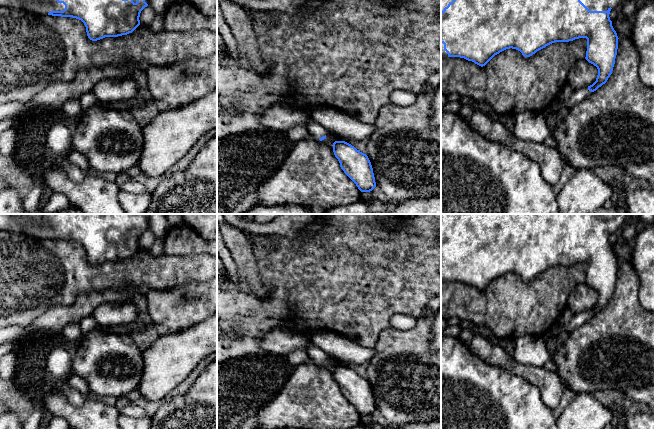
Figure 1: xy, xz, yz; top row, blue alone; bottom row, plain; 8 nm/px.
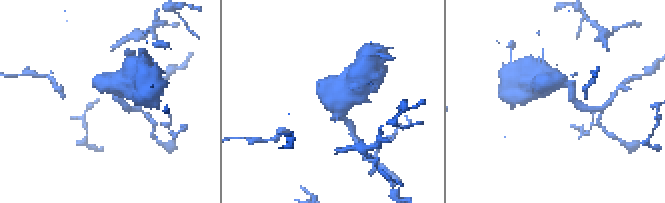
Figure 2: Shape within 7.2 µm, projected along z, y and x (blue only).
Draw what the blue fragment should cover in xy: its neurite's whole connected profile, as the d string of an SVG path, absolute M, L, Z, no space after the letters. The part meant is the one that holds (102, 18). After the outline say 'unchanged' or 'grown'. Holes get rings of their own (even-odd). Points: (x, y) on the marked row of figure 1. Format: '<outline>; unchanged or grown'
M0 0L0 6L81 20L92 41L132 33L148 0Z; grown

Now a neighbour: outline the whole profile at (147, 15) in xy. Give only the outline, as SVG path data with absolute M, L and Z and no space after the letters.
M149 6L145 7L140 13L139 17L140 25L149 26L153 22L155 16L156 13L151 7Z

